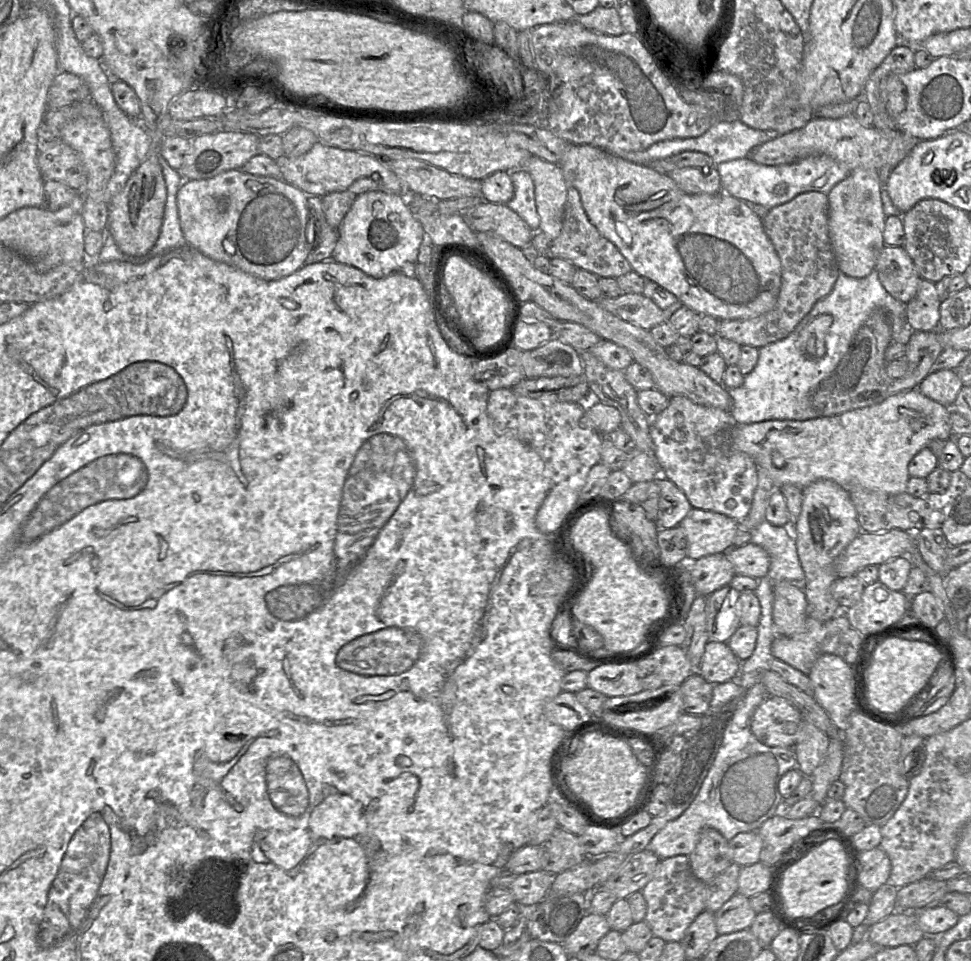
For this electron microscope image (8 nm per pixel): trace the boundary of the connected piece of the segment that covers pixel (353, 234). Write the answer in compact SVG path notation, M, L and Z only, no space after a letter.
M368 191L357 195L343 218L332 259L356 267L373 278L384 278L413 266L423 235L421 223L413 217L400 195Z

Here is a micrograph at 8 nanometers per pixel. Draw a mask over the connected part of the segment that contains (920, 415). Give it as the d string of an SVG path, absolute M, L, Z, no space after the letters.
M918 389L902 391L873 406L846 411L833 416L820 416L808 420L765 420L751 424L735 424L731 429L734 449L748 454L768 473L779 487L791 484L801 489L818 480L831 480L846 490L848 485L859 484L871 490L888 494L907 491L910 478L908 465L912 458L933 439L953 437L950 427L950 410L926 397Z

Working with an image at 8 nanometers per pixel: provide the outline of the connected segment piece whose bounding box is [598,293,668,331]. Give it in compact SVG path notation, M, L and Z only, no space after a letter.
M622 294L616 298L601 298L598 303L622 320L646 330L668 322L664 310L643 294Z

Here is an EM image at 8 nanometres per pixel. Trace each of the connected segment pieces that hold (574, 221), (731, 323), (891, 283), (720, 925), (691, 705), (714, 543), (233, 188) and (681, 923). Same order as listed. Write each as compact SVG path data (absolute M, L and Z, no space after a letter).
M572 185L567 188L567 199L560 235L551 241L551 246L545 252L545 257L567 260L578 269L587 270L599 278L616 279L633 271L631 265L617 247L603 237L589 221L583 209L580 194Z
M816 191L799 194L791 201L769 210L762 219L762 223L780 258L782 270L781 288L776 305L772 310L752 319L721 320L715 334L716 337L732 340L741 346L750 345L759 349L787 337L811 311L815 303L831 292L840 270L829 237L828 214L828 196L825 193Z
M884 246L875 269L882 286L893 298L907 304L915 297L921 277L904 247Z
M736 893L714 915L717 933L724 935L749 929L757 914L750 906L750 898Z
M698 672L693 673L681 685L683 713L702 716L711 706L713 684L707 682Z
M692 508L678 525L687 538L687 562L729 551L739 525L726 515Z
M232 169L212 178L193 179L177 194L187 244L208 257L264 280L290 275L306 263L308 195L282 178Z
M676 855L661 859L653 878L641 890L647 913L644 921L653 936L667 942L681 942L686 930L695 918L706 909L706 885L692 872L689 857Z

